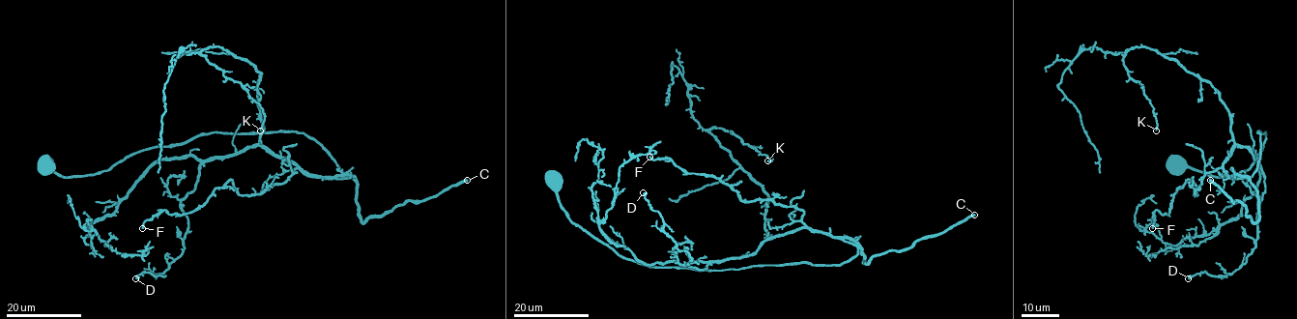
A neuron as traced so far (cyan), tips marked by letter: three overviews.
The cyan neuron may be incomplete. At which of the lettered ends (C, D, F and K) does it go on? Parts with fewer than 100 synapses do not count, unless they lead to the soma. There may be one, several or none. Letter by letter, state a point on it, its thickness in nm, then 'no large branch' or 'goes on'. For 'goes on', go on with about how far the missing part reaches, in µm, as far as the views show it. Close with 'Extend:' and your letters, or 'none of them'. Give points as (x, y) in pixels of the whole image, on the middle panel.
C: place (974, 215); calibre 320 nm; goes on; missing 140 µm
D: place (643, 192); calibre 400 nm; no large branch
F: place (649, 157); calibre 170 nm; no large branch
K: place (767, 160); calibre 110 nm; no large branch
Extend: C

